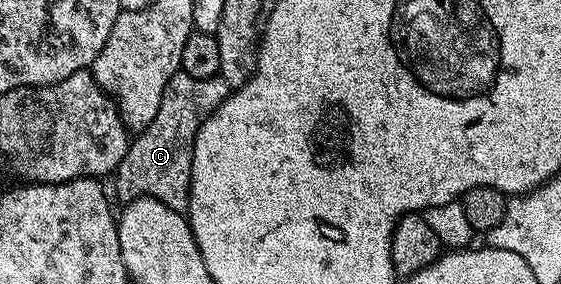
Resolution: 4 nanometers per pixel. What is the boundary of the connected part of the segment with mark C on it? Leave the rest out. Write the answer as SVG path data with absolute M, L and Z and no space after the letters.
M177 70L164 87L158 117L154 117L147 129L129 142L126 157L122 157L122 165L115 169L116 191L121 195L121 200L154 198L170 205L170 209L187 212L196 134L208 116L214 114L222 101L228 99L229 94L228 82L219 75L199 79Z

